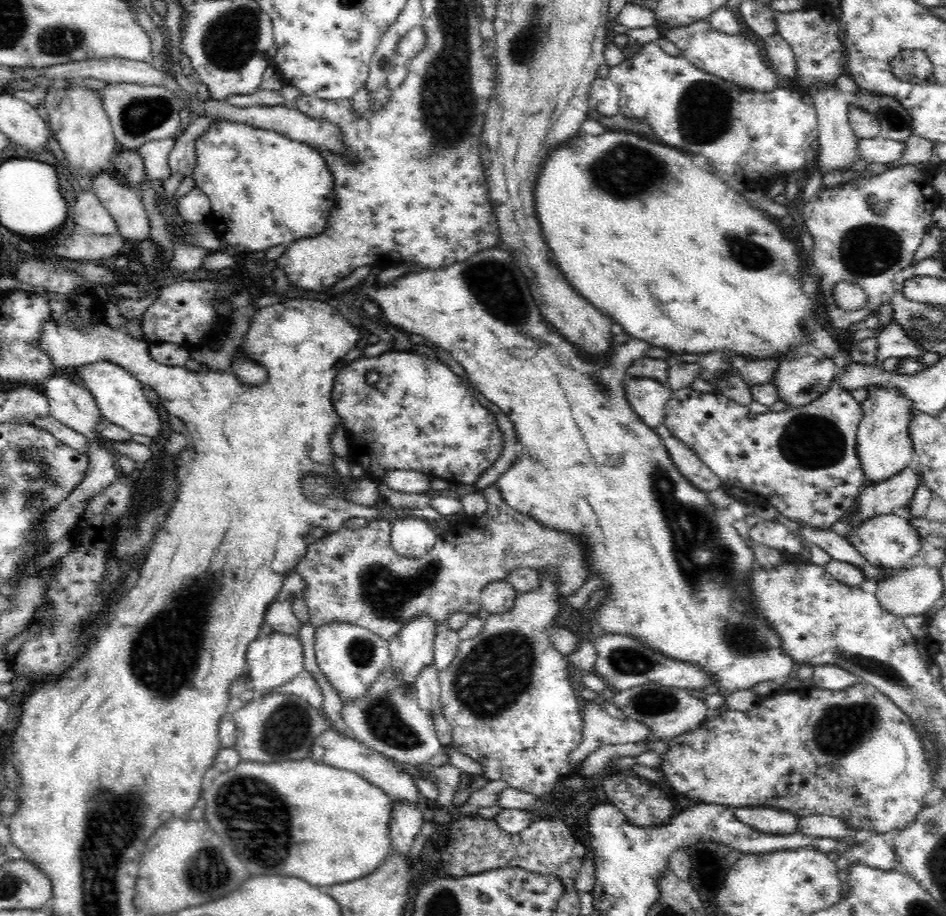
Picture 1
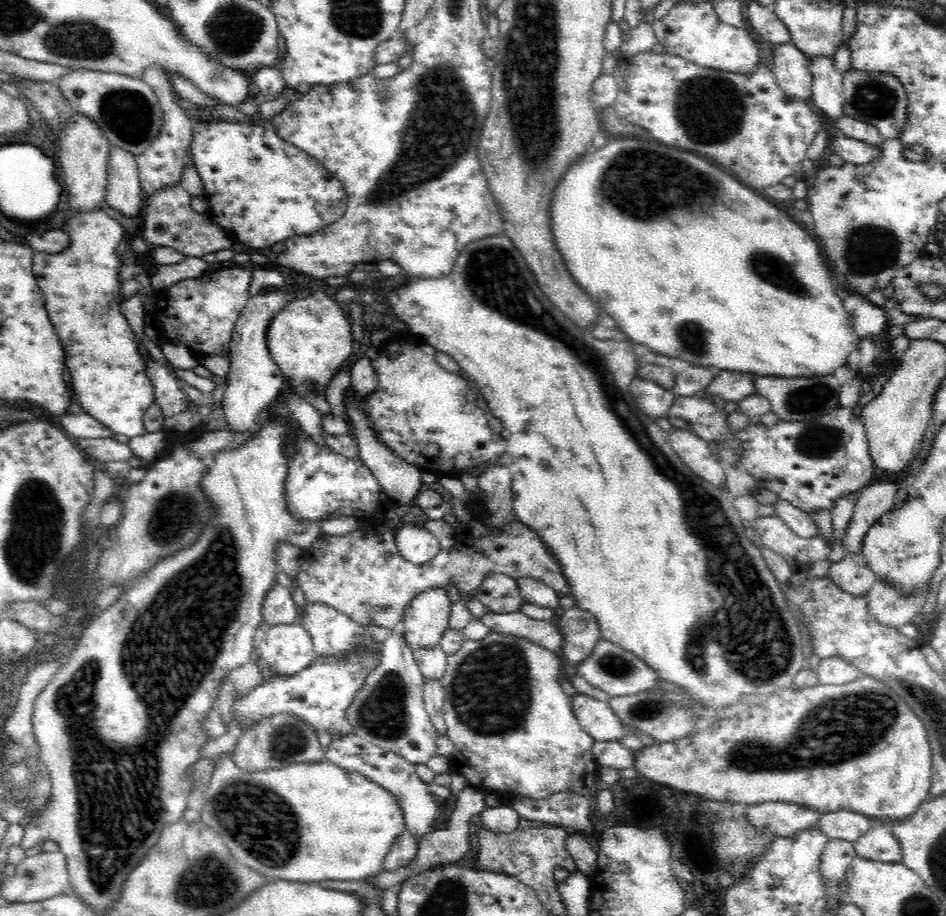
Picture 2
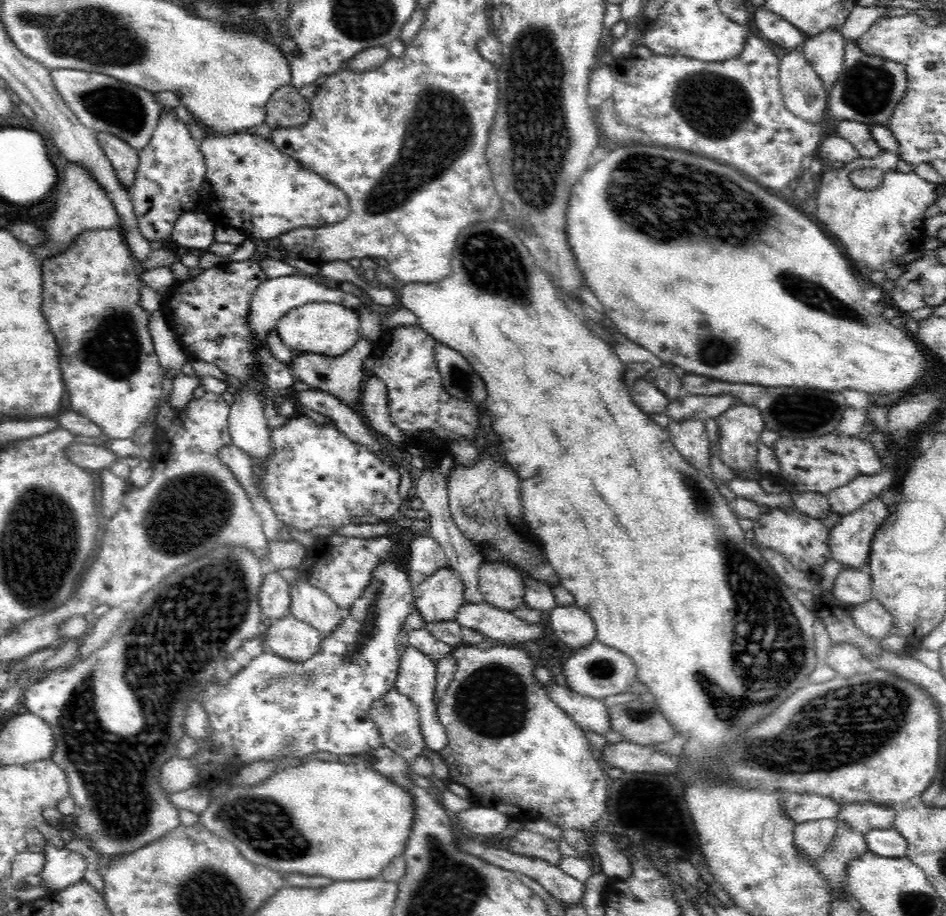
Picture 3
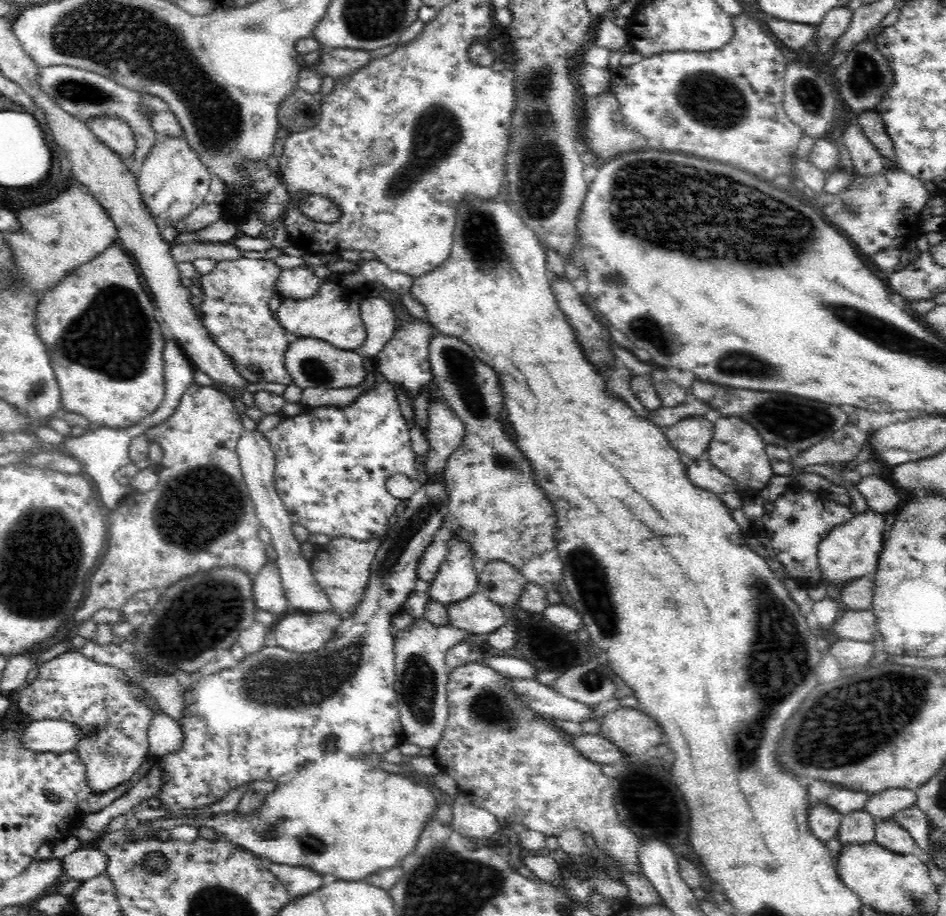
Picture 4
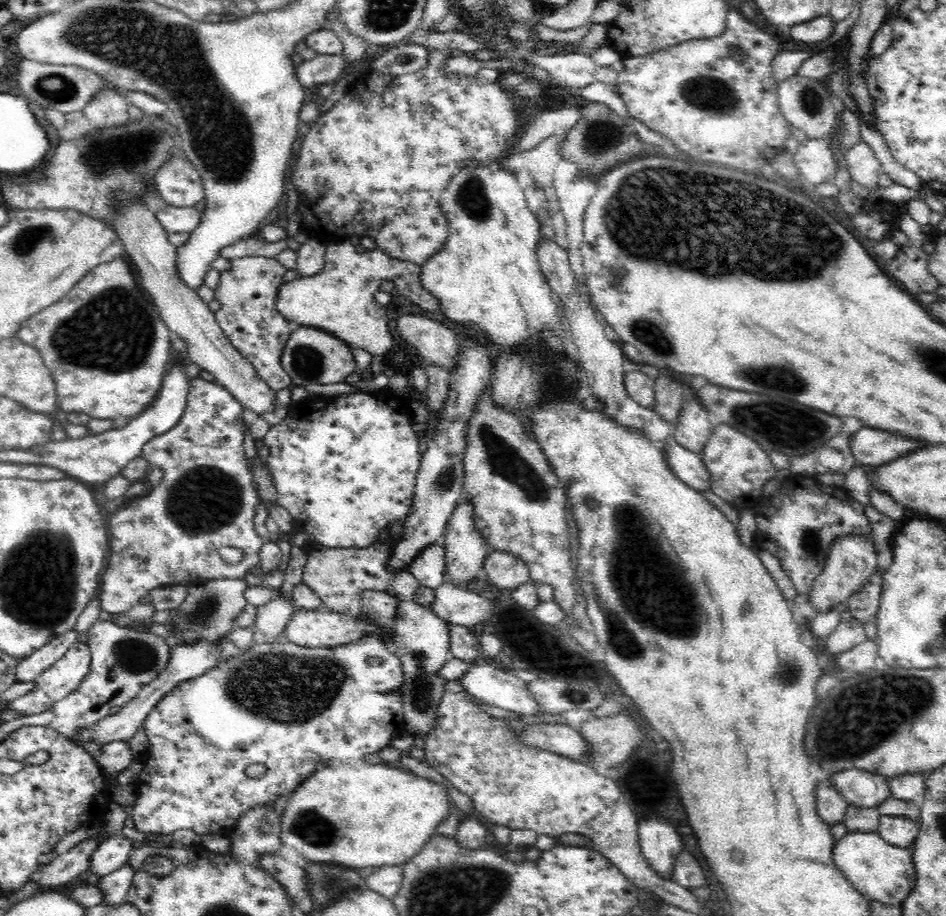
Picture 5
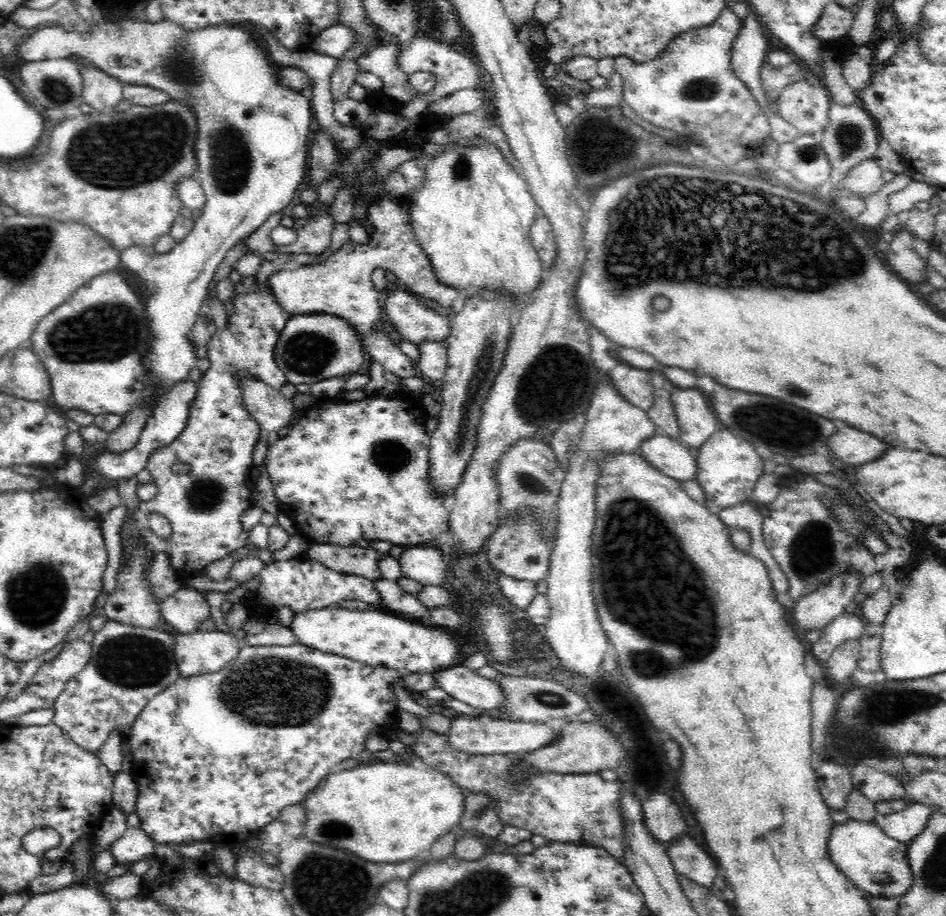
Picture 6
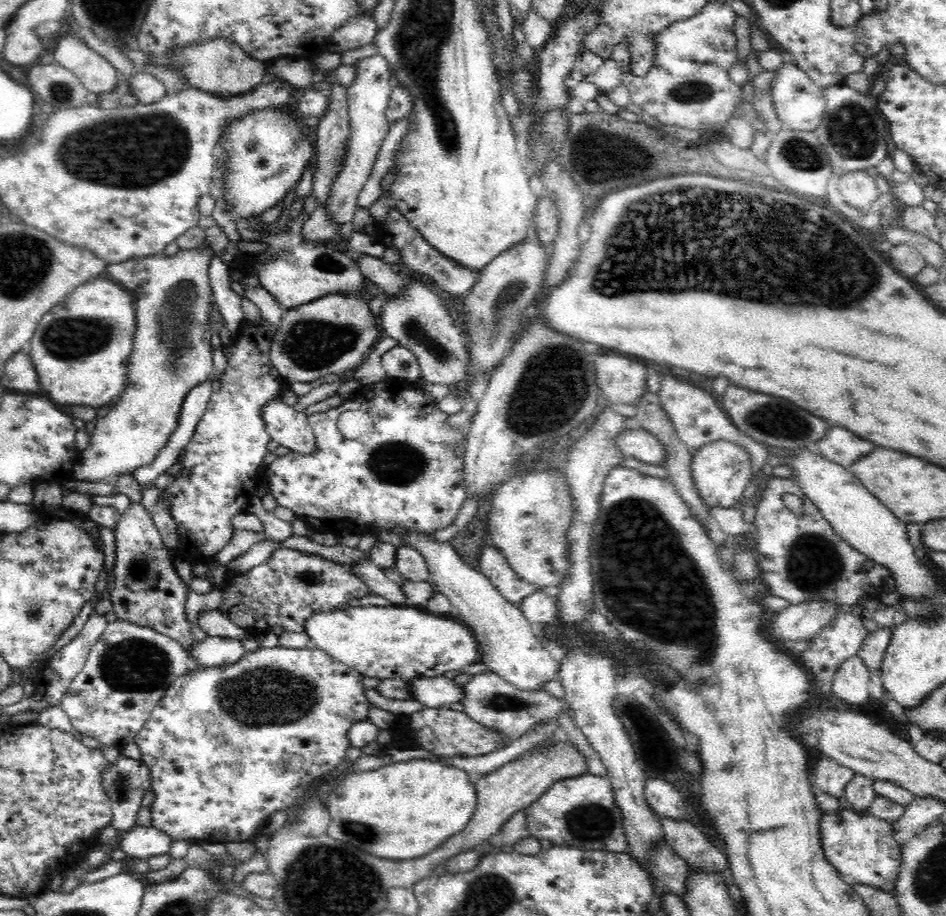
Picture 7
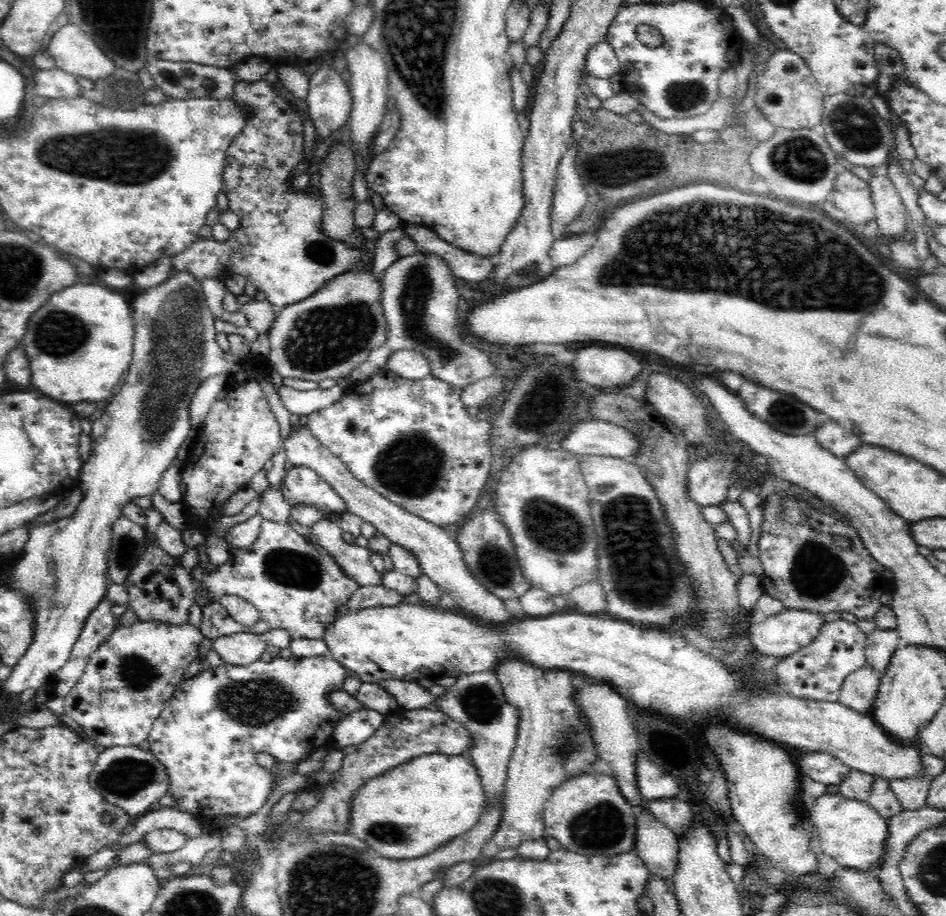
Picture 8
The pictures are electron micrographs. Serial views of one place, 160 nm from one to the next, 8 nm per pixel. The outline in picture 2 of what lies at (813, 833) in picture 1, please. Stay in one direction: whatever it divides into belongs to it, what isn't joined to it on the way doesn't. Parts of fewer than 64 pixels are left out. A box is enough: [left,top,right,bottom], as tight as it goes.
[816,810,877,843]

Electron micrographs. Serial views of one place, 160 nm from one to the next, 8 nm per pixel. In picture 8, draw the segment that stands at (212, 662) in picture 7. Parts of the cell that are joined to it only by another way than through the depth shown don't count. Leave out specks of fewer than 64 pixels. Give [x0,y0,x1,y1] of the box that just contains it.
[212,629,291,666]

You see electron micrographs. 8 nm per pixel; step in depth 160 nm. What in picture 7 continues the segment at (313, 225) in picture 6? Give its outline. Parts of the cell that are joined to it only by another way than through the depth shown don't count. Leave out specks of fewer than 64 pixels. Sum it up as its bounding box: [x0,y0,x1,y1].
[326,54,393,224]

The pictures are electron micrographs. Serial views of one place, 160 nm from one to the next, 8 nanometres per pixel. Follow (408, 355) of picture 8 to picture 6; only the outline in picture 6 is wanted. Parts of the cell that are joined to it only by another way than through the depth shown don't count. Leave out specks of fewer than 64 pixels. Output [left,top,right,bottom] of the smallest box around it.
[268,197,458,379]

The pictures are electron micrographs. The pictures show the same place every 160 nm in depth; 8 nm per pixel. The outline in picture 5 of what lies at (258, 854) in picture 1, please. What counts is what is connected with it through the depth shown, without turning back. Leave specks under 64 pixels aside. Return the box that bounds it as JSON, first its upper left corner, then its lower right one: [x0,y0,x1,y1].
[280,758,450,870]

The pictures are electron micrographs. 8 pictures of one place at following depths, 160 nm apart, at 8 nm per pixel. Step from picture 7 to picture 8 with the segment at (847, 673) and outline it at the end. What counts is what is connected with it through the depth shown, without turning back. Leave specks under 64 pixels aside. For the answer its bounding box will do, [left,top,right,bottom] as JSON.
[838,663,880,715]

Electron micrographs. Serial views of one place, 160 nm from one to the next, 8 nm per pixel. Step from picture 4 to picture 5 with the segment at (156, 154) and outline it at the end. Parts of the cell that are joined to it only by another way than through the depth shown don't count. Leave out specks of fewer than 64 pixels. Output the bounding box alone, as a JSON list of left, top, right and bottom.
[154,152,205,208]

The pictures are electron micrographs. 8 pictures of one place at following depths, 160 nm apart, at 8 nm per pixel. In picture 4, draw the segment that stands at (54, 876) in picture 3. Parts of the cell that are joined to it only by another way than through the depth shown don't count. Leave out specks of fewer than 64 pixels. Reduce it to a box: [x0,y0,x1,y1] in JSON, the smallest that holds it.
[62,846,108,882]

